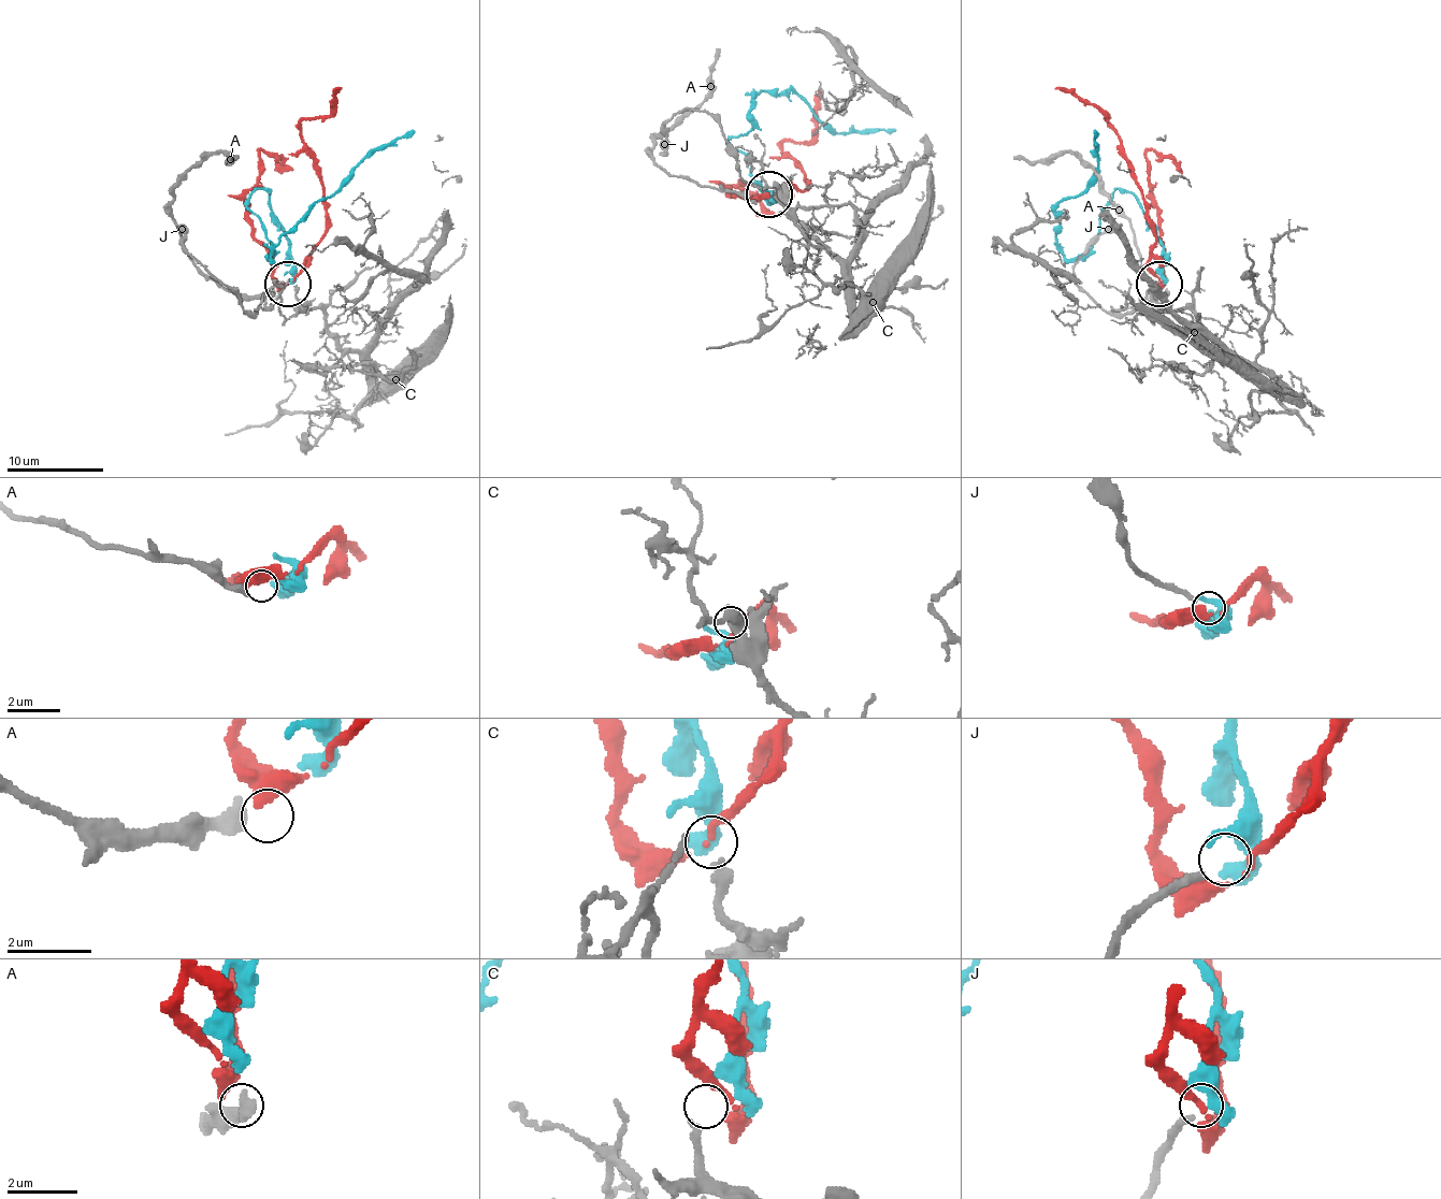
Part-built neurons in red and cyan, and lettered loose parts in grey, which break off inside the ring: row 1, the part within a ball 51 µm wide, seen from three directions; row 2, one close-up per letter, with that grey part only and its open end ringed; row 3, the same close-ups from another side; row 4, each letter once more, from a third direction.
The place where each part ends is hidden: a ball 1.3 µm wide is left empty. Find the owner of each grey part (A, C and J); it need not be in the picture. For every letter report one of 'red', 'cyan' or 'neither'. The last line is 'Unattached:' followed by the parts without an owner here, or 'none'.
A: neither
C: neither
J: neither
Unattached: A, C, J

